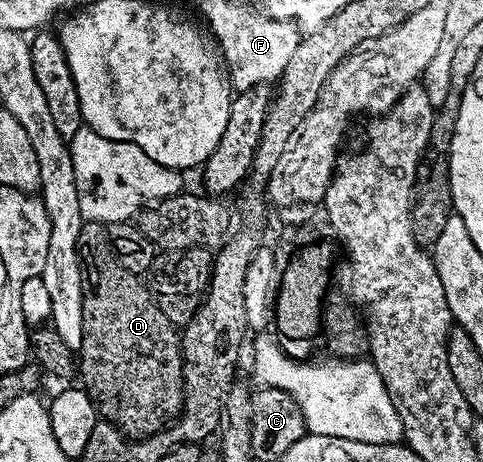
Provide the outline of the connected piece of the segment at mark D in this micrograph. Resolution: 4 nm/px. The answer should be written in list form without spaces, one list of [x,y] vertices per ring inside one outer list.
[[[84,221],[77,251],[81,263],[83,280],[83,333],[78,338],[77,373],[95,403],[100,416],[131,439],[147,437],[159,432],[172,419],[179,416],[183,408],[183,346],[181,333],[167,318],[165,311],[157,307],[151,290],[143,285],[136,274],[125,271],[111,250],[107,238],[107,226],[102,221]]]

